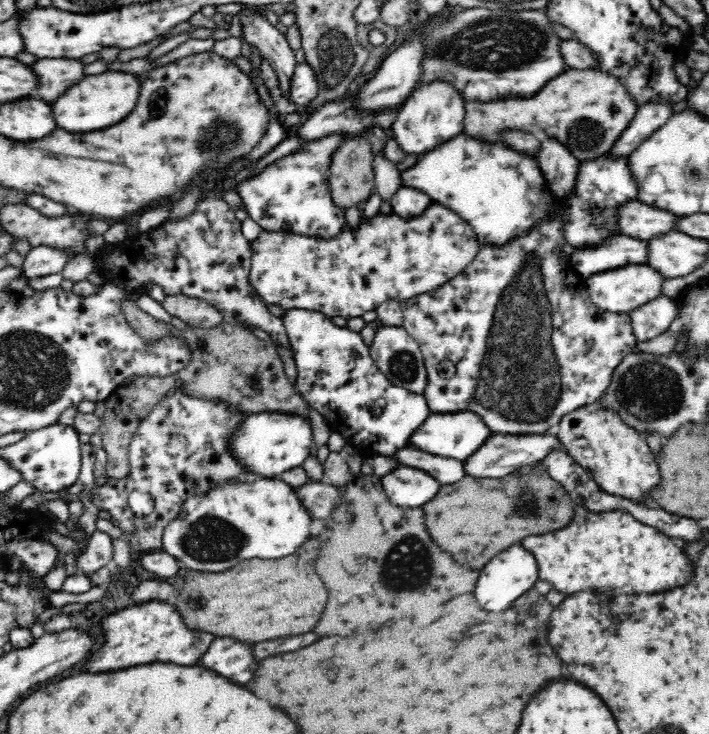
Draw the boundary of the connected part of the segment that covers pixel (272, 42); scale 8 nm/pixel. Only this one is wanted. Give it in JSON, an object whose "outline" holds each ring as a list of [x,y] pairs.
{"outline":[[[248,9],[240,14],[242,15],[240,22],[243,24],[243,30],[240,30],[239,33],[248,44],[257,46],[261,56],[268,60],[272,72],[276,76],[276,81],[278,81],[280,95],[295,110],[296,107],[291,96],[292,76],[294,76],[294,70],[298,64],[295,59],[295,50],[289,45],[285,36],[268,23],[266,17],[260,17],[254,13],[254,10],[248,11]]]}

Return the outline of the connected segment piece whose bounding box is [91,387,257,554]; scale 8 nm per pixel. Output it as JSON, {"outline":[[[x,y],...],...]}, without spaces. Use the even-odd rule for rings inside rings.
{"outline":[[[180,387],[162,396],[157,403],[149,410],[149,413],[138,423],[128,449],[128,474],[124,478],[112,478],[105,476],[99,483],[96,483],[91,490],[91,502],[98,512],[108,512],[108,520],[118,526],[125,533],[127,545],[132,552],[138,554],[162,549],[162,538],[164,528],[172,520],[180,518],[184,504],[190,496],[208,494],[216,486],[230,484],[230,482],[249,482],[257,475],[253,474],[250,467],[244,465],[238,457],[234,456],[234,449],[230,445],[232,436],[236,430],[244,424],[244,412],[230,408],[228,403],[213,401],[190,396]],[[133,490],[150,494],[154,503],[154,510],[145,517],[139,517],[128,504],[128,496]]]}

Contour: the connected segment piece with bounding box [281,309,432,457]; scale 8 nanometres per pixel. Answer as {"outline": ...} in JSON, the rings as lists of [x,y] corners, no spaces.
{"outline":[[[288,309],[281,315],[297,368],[297,391],[328,423],[332,433],[341,434],[348,444],[365,455],[393,456],[408,446],[410,436],[432,413],[426,397],[394,386],[370,357],[369,348],[356,332],[332,323],[332,318],[316,310]]]}

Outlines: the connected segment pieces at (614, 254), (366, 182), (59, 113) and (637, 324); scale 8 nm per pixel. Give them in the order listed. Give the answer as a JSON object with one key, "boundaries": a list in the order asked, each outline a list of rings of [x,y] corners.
{"boundaries":[[[[624,234],[614,236],[598,248],[574,250],[569,262],[584,278],[632,263],[648,263],[648,241]]],[[[362,135],[351,137],[343,146],[340,146],[332,158],[330,178],[328,178],[328,186],[331,188],[330,195],[336,205],[345,209],[352,208],[352,206],[361,207],[369,197],[376,193],[374,191],[374,165],[372,165],[374,158],[370,142]]],[[[108,70],[94,76],[86,76],[54,104],[54,116],[60,128],[70,132],[92,132],[108,128],[112,124],[122,122],[136,108],[142,86],[143,79],[140,79],[140,75],[127,71]]],[[[667,295],[658,296],[629,313],[634,327],[636,340],[646,342],[669,330],[669,326],[678,316],[677,298]]]]}

